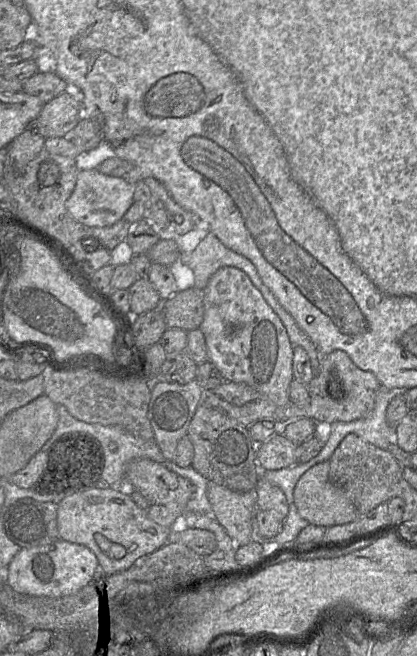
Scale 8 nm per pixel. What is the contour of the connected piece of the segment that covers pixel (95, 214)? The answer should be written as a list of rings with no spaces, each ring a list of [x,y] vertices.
[[[98,169],[81,170],[65,206],[69,214],[87,227],[110,227],[118,222],[133,203],[134,184],[128,178],[102,174]]]

